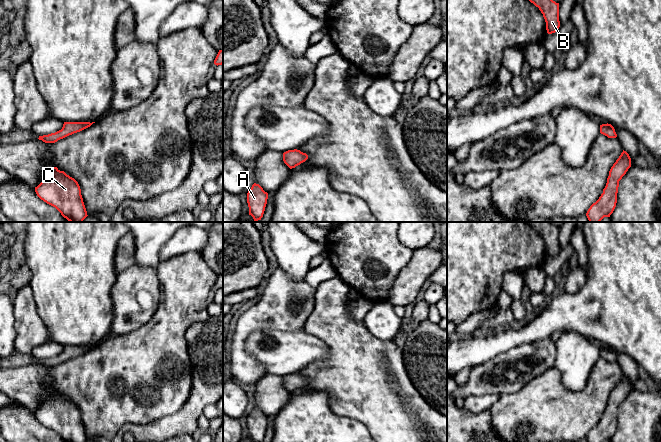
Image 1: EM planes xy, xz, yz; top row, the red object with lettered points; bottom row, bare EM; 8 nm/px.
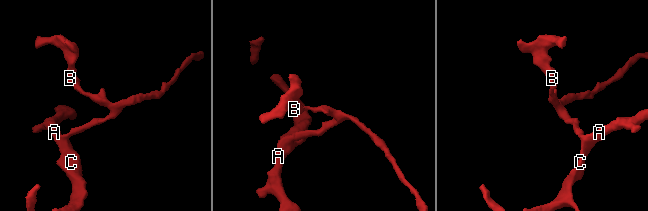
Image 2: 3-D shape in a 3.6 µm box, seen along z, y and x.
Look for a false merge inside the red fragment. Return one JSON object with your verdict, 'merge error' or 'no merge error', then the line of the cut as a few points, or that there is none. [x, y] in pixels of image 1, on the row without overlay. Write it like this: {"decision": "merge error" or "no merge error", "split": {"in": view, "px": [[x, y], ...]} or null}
{"decision": "merge error", "split": {"in": "yz", "px": [[614, 354], [611, 354], [606, 359]]}}

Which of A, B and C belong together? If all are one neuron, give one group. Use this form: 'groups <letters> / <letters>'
groups A C / B

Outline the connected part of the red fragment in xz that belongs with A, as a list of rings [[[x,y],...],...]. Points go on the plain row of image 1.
[[[254,407],[247,417],[247,427],[249,439],[253,442],[262,442],[267,428],[268,417],[263,412]]]

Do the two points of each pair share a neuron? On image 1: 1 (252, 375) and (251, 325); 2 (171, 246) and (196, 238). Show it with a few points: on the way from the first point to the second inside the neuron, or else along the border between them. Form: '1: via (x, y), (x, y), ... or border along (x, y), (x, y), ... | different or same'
1: via (242, 363), (240, 360), (240, 337) | same
2: via (177, 245), (190, 238) | same

